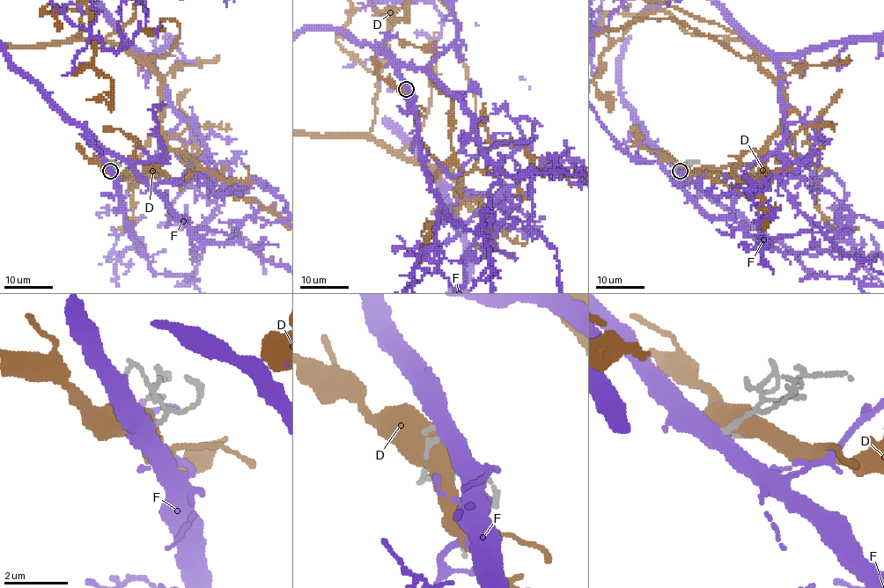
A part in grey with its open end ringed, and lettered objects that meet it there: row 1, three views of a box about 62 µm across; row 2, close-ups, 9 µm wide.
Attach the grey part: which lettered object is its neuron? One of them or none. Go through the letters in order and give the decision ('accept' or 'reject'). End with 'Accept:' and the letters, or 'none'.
D: reject
F: accept
Accept: F

